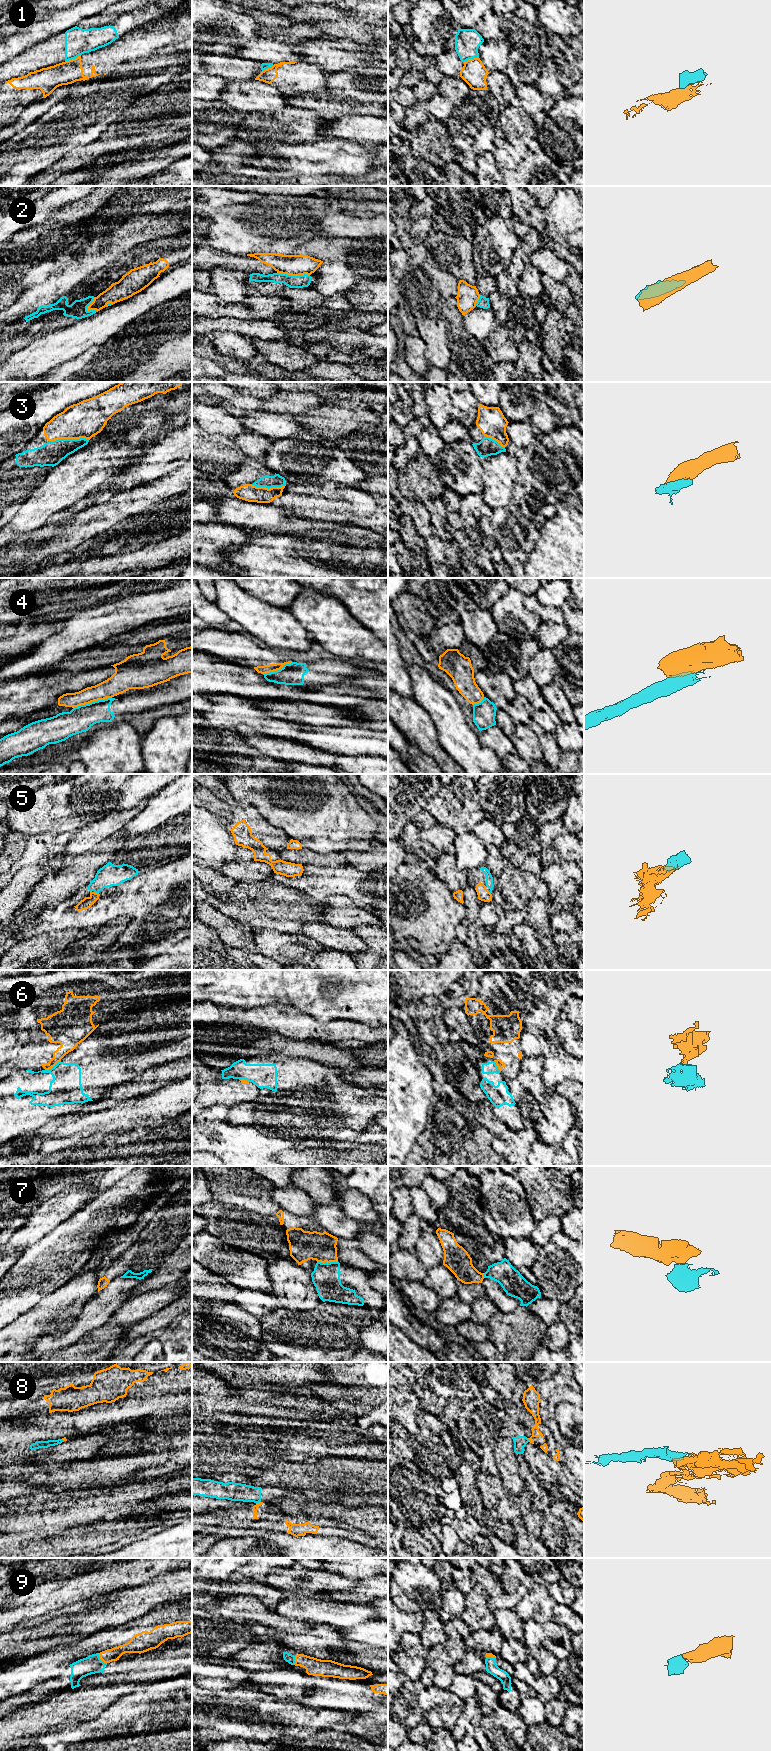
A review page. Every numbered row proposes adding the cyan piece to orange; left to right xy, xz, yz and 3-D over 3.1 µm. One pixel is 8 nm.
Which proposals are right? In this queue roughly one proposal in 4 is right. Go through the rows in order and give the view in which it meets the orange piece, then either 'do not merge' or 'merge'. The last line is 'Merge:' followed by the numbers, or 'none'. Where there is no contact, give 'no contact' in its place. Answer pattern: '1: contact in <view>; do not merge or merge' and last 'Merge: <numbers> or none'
1: contact in xy; do not merge
2: contact in xz; do not merge
3: contact in xy; merge
4: contact in xy; do not merge
5: contact in xy; merge
6: contact in xy; do not merge
7: contact in xz; do not merge
8: contact in xz; do not merge
9: contact in xy; merge
Merge: 3, 5, 9

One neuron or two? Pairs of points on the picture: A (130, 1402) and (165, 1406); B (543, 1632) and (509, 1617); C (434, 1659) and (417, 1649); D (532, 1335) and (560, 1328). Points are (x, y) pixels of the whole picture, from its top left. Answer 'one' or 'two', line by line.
A: one
B: two
C: two
D: two

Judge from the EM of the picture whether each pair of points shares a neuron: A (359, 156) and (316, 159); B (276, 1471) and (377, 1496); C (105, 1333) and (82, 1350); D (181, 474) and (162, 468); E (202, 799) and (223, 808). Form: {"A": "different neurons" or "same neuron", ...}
{"A": "same neuron", "B": "same neuron", "C": "same neuron", "D": "different neurons", "E": "same neuron"}

